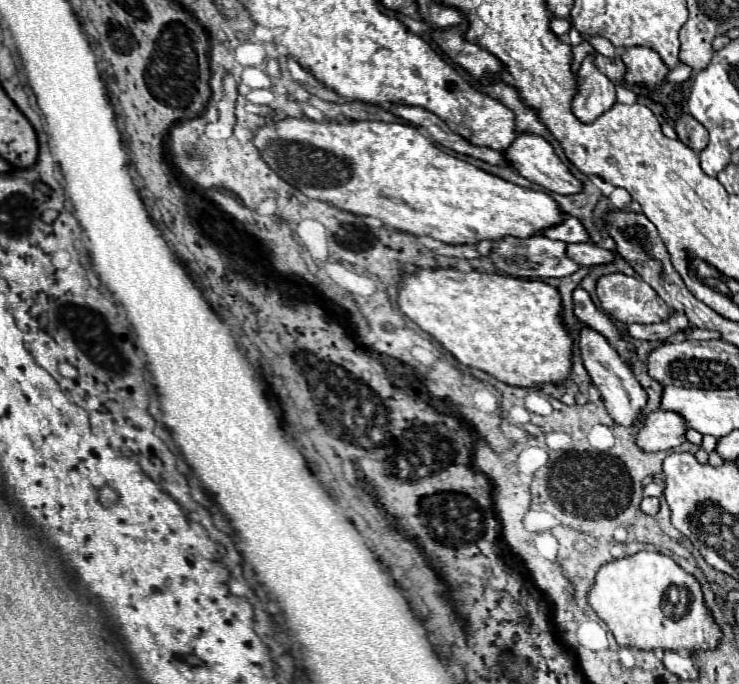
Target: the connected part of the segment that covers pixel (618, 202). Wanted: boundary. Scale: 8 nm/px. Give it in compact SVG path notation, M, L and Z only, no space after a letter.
M614 188L614 192L610 194L610 200L612 200L614 208L622 208L622 206L628 206L632 202L628 190L624 190L624 188Z

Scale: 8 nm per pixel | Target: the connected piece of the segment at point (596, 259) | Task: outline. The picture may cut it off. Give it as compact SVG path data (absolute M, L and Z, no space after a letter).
M578 242L568 244L566 248L568 258L572 258L580 266L594 266L594 264L606 264L612 260L612 252L592 244L592 242Z

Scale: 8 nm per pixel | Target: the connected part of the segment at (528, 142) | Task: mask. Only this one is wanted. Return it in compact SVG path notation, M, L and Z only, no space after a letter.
M528 132L518 134L518 138L502 152L502 156L512 166L512 170L516 170L520 176L524 176L526 180L530 180L534 184L540 184L542 188L546 188L550 192L576 194L582 190L582 182L578 178L574 178L572 172L566 168L566 164L556 156L554 146L538 134L528 134Z

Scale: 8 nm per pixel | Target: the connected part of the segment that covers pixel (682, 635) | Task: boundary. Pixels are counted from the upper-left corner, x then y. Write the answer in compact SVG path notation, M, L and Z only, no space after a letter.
M638 552L600 566L594 584L588 592L588 602L594 608L594 612L608 624L610 632L614 634L620 646L634 646L642 650L660 648L660 650L692 652L698 648L700 650L716 648L720 642L720 630L704 606L702 590L696 578L684 572L672 558L658 552Z

